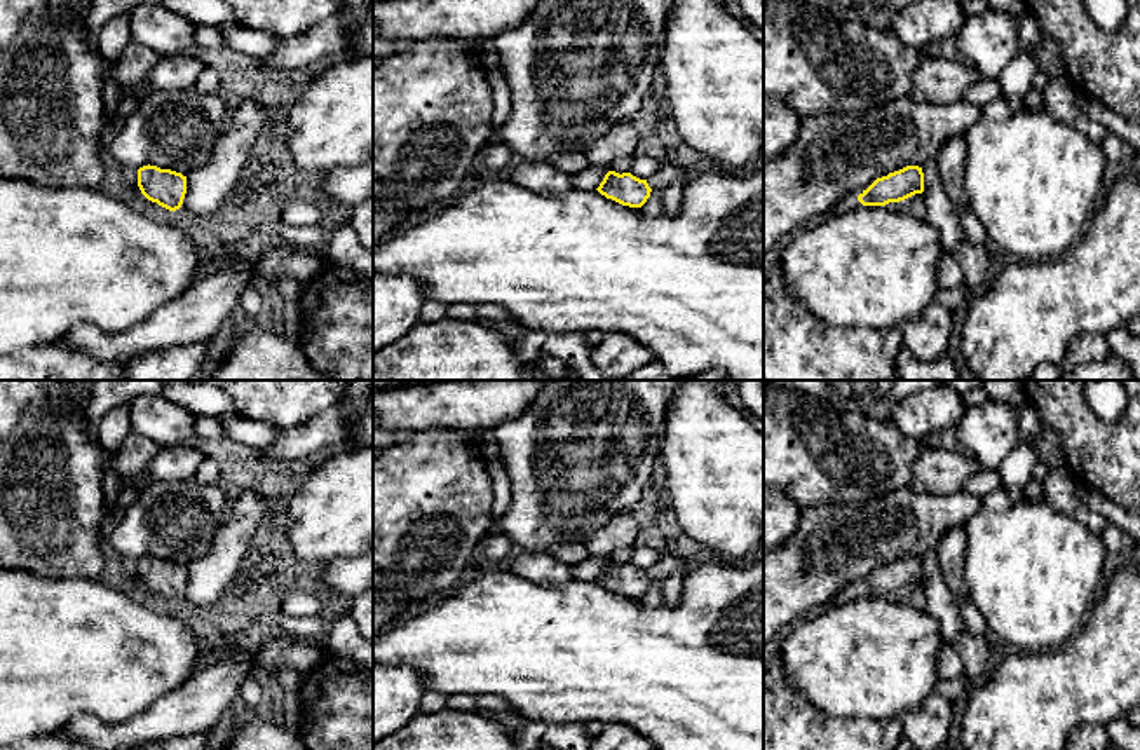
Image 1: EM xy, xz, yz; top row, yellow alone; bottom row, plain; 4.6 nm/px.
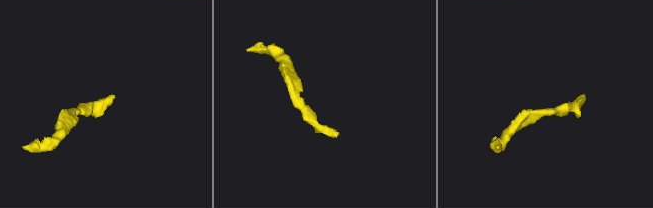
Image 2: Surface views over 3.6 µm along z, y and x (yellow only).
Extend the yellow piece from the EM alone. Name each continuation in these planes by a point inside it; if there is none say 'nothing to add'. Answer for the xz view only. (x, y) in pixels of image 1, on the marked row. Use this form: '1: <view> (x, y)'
1: xz (668, 175)

